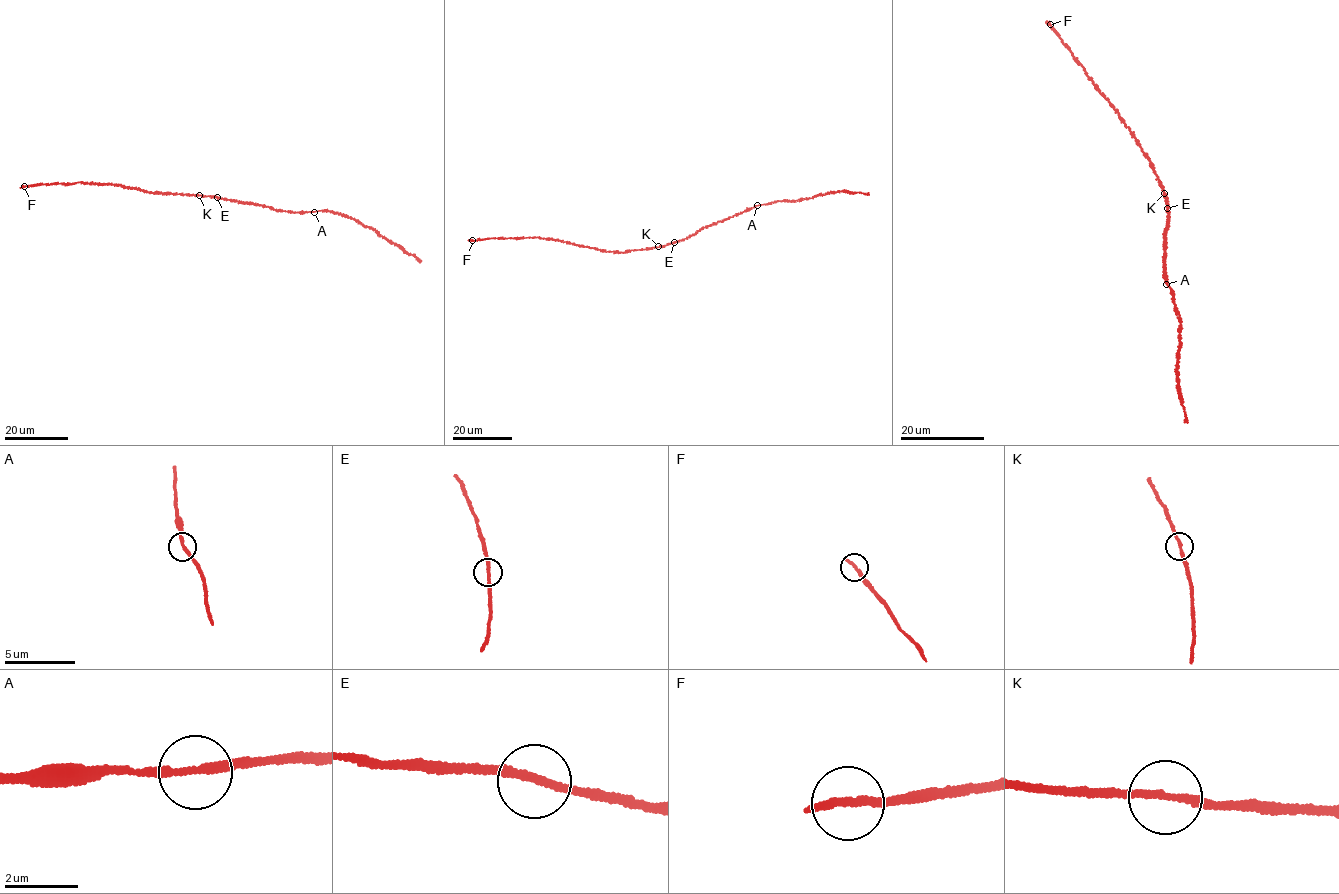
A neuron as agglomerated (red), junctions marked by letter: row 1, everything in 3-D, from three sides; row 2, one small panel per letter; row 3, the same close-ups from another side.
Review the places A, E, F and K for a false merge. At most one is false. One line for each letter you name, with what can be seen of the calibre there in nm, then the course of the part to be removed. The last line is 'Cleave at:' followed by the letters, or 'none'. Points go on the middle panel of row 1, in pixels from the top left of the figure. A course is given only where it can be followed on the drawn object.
Cleave at: none

